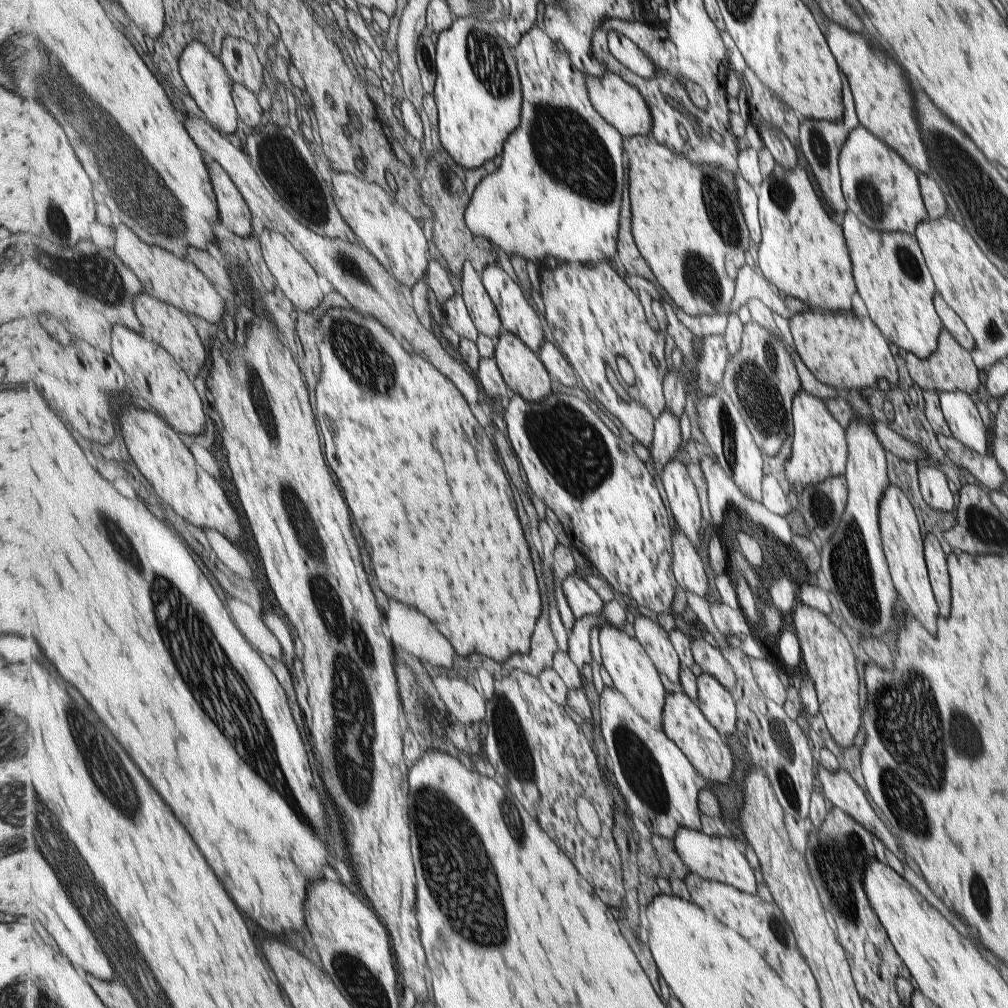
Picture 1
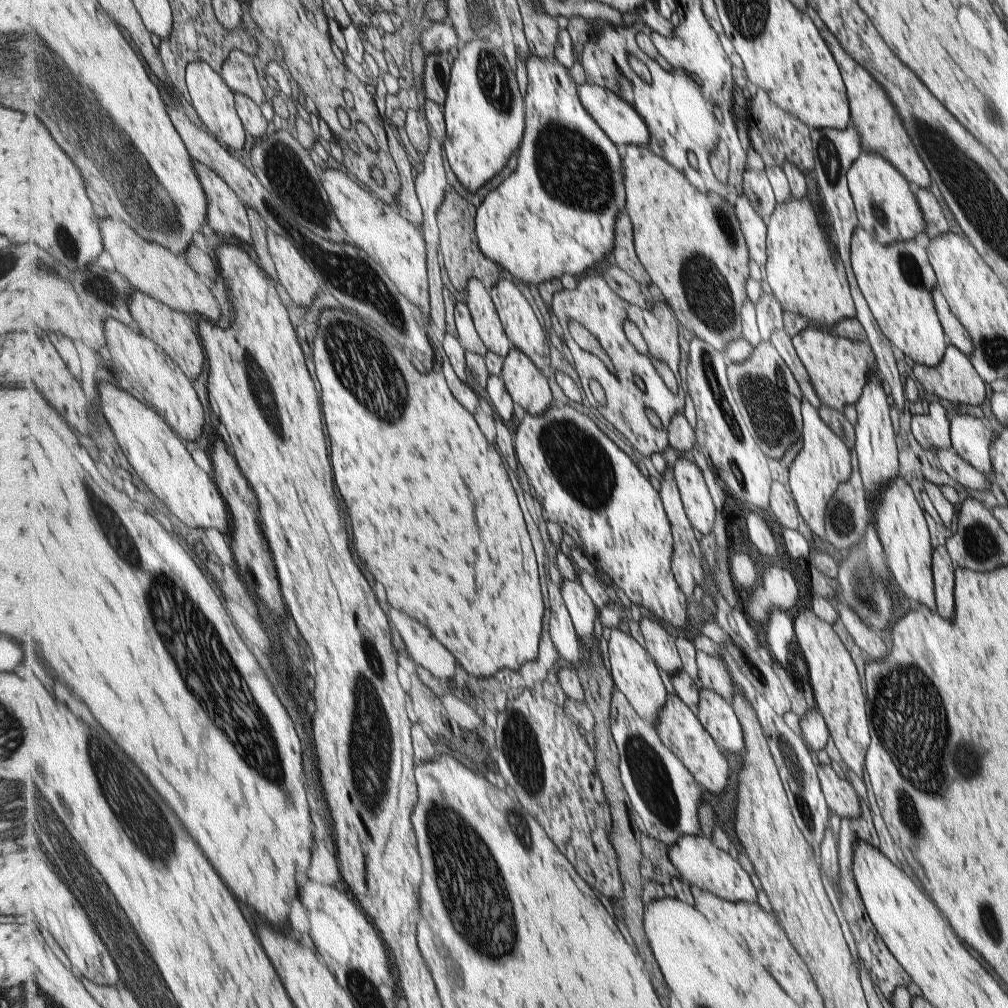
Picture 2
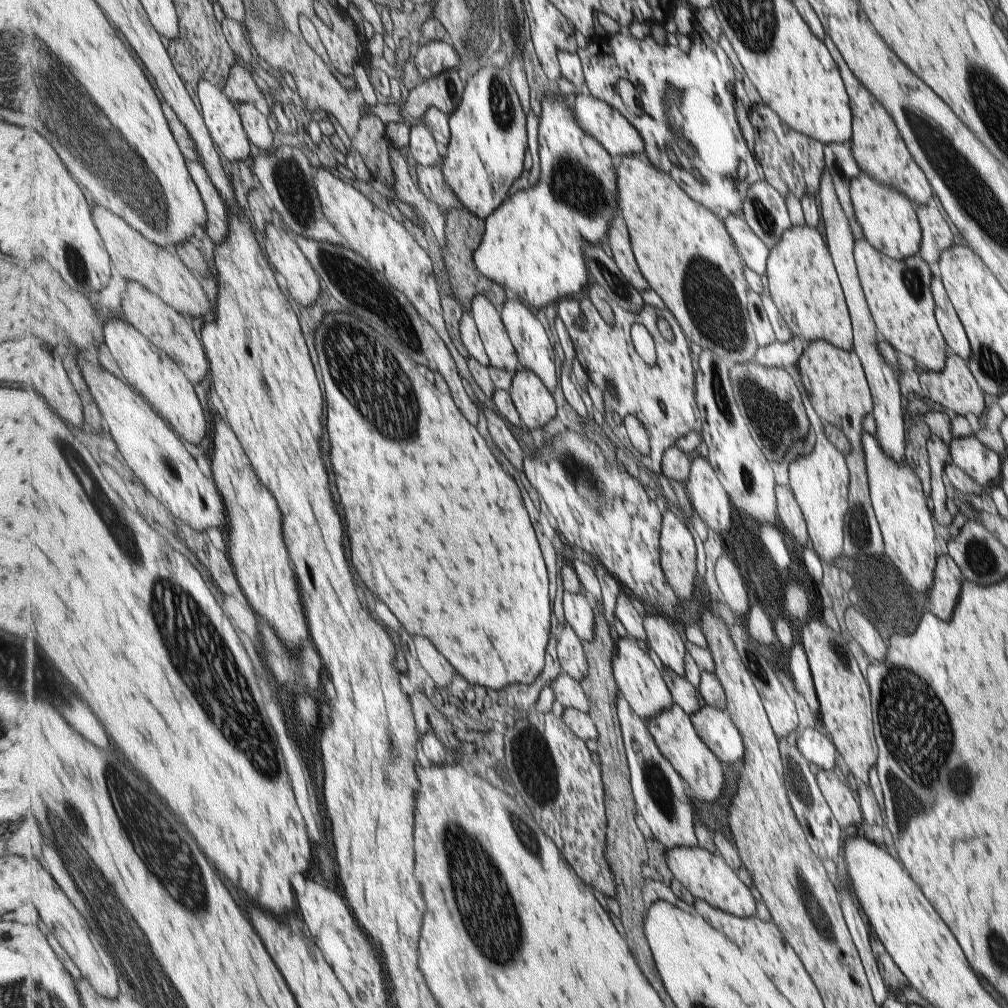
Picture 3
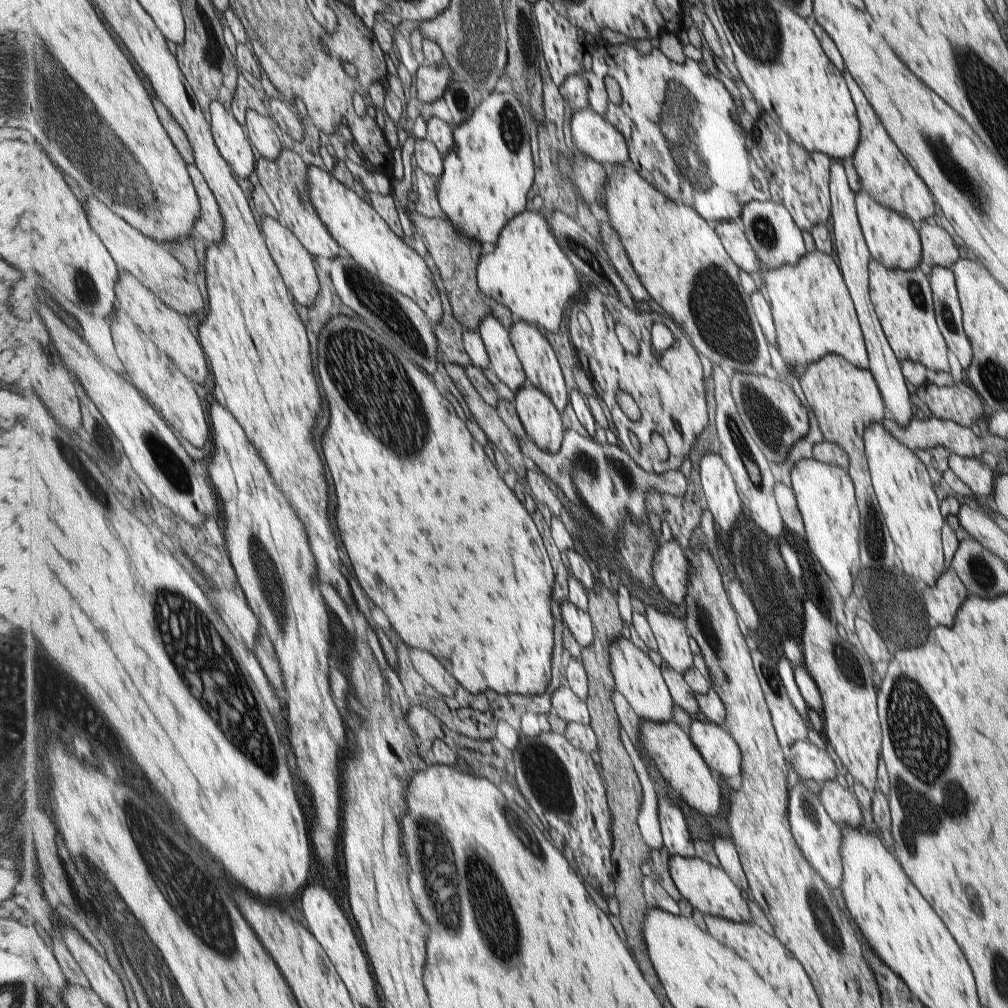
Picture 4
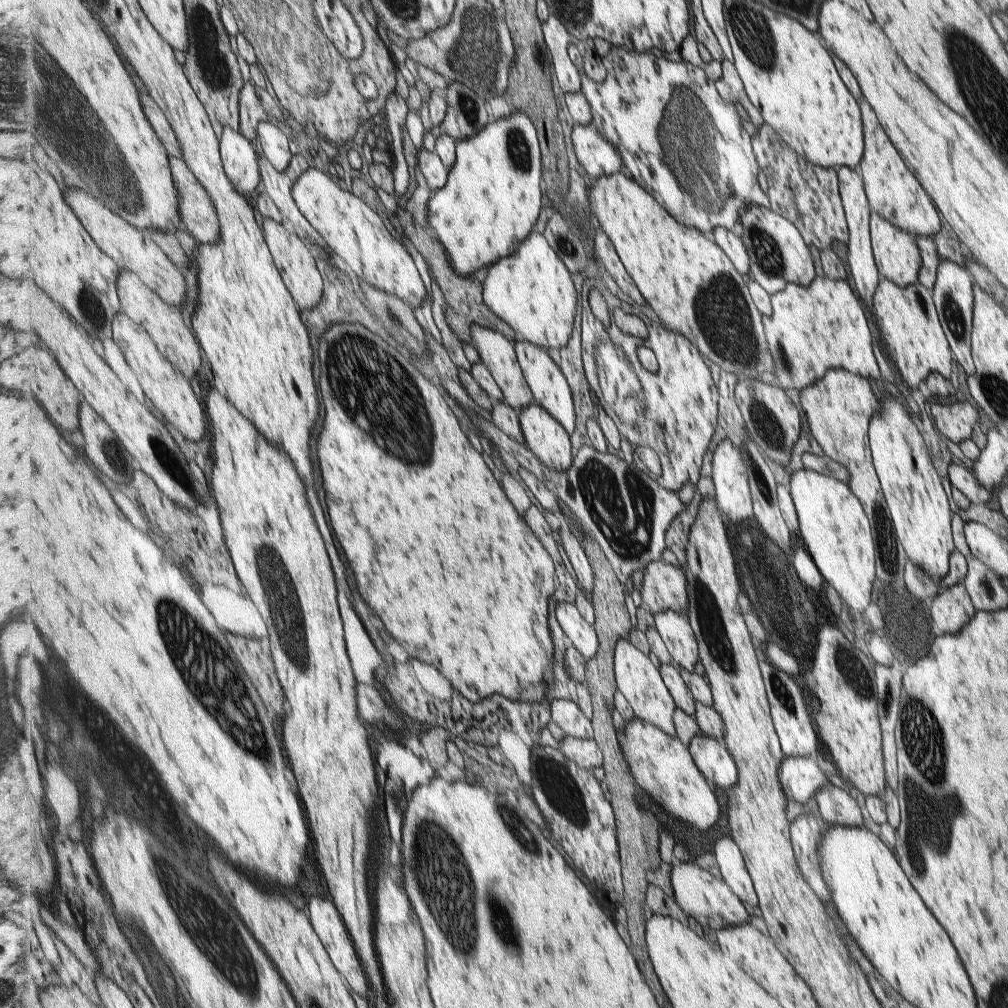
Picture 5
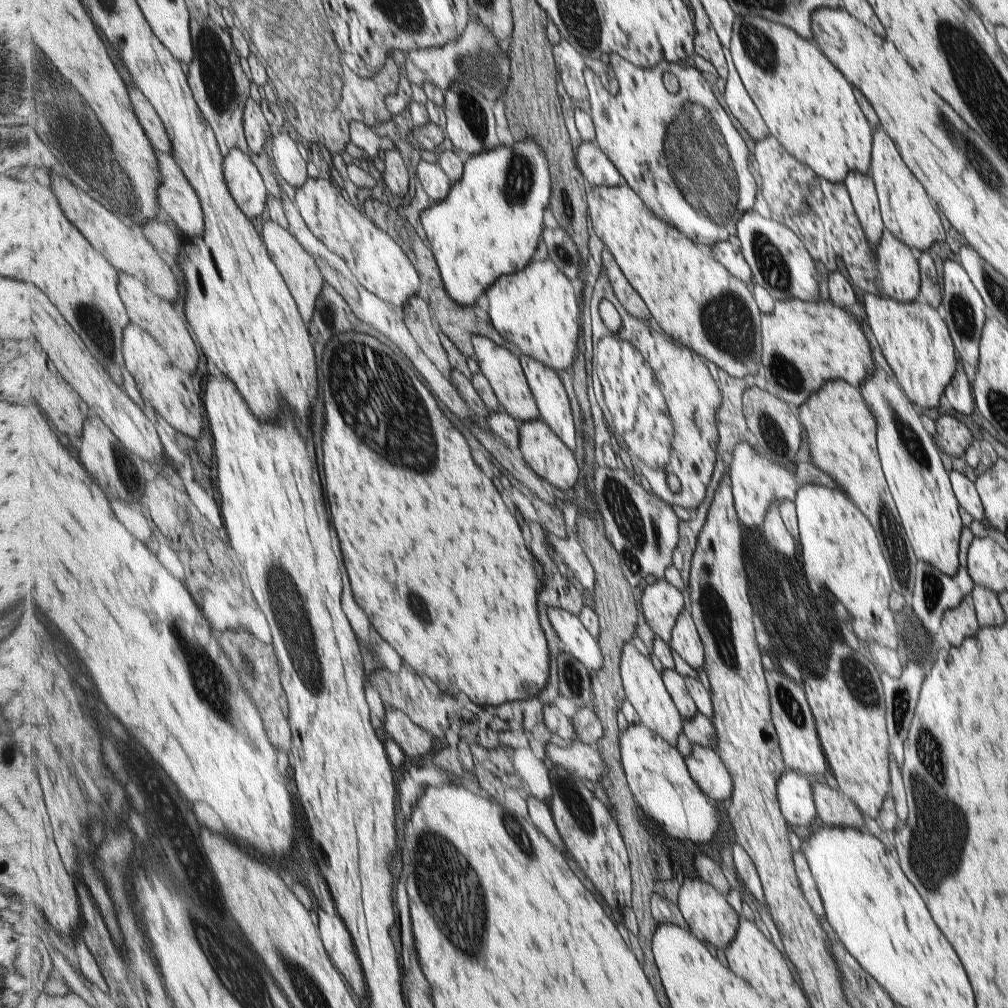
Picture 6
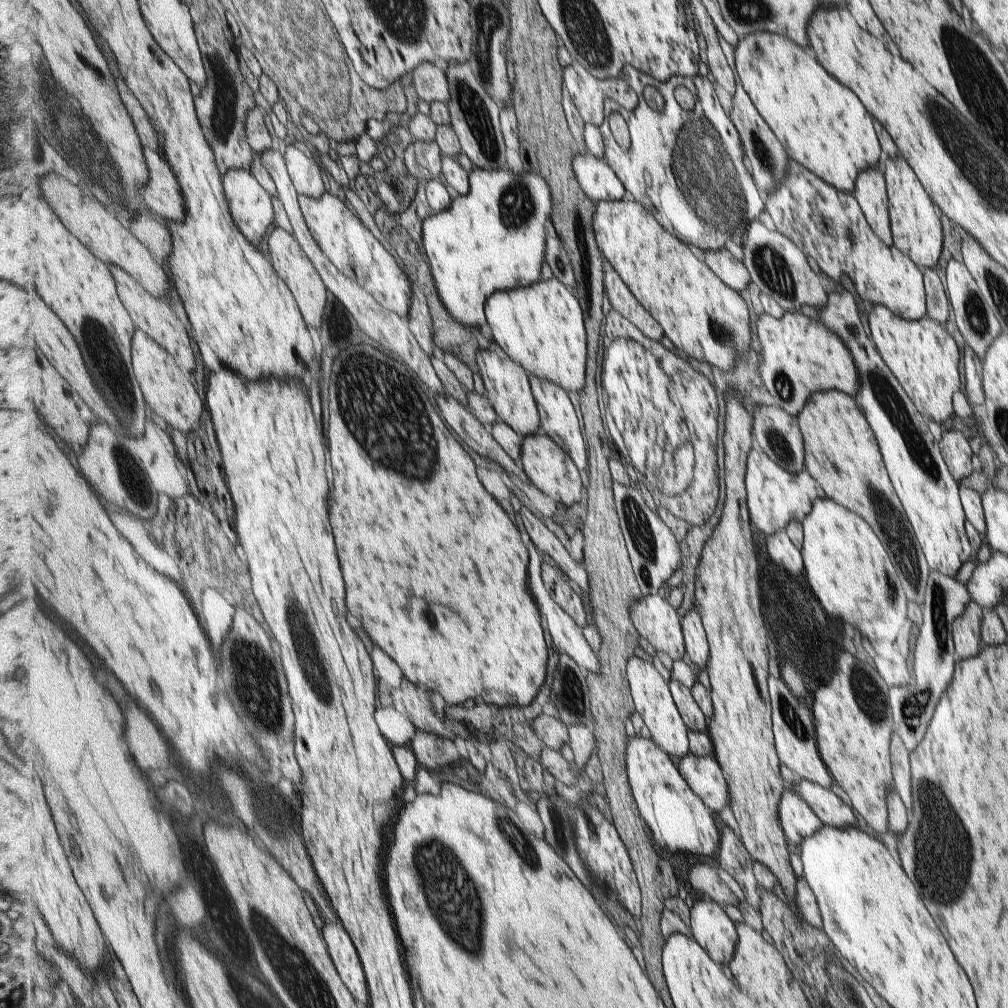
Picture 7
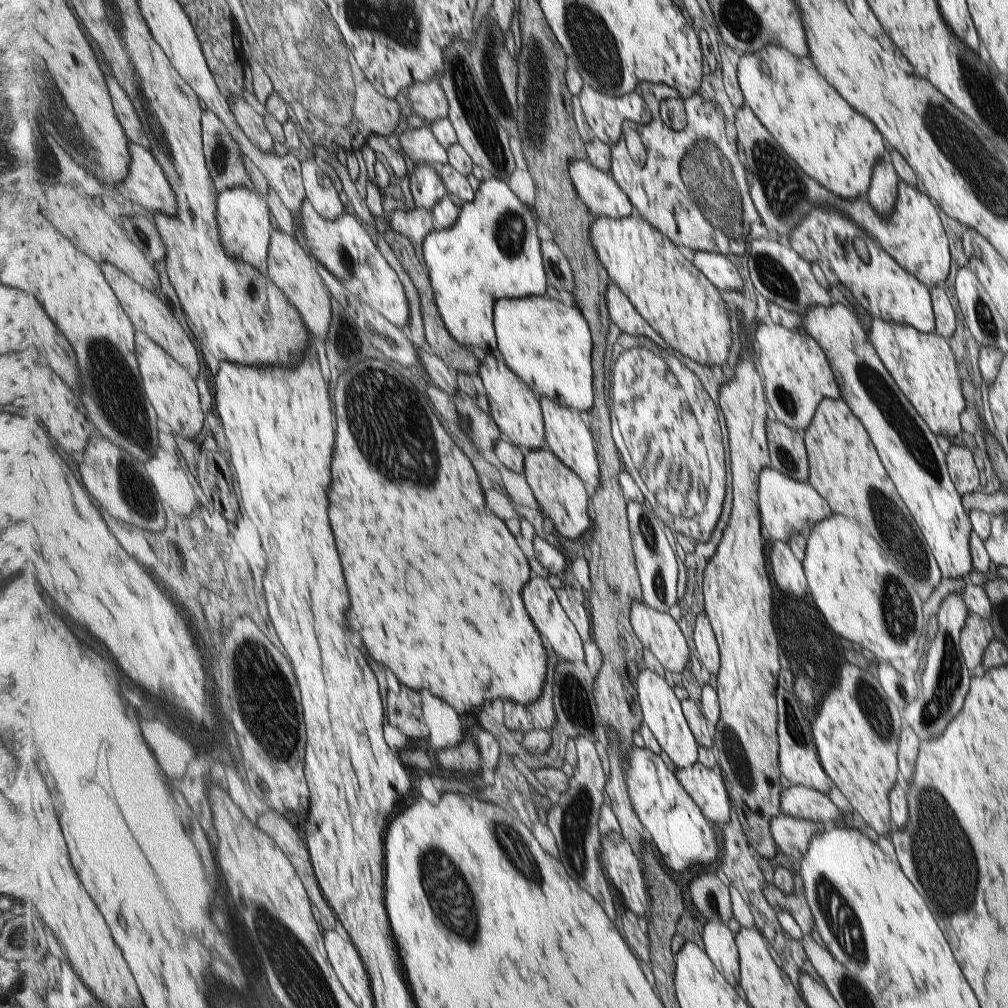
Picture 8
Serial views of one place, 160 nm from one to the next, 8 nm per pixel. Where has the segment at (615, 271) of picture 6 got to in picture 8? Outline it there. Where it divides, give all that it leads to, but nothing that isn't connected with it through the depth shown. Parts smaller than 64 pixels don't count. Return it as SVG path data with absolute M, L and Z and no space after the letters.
M610 282L606 298L612 322L620 331L627 332L631 336L647 336L660 348L670 350L665 338L643 318L633 302L629 300L629 296L615 282Z

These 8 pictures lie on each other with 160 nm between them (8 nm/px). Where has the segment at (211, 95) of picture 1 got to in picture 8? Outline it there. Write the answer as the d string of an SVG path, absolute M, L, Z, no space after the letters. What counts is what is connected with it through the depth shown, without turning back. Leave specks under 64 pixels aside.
M233 186L221 192L218 196L217 219L220 221L221 236L224 237L225 248L229 250L229 256L237 256L239 260L245 258L245 262L253 264L259 268L260 272L268 273L269 246L272 243L273 219L270 212L267 198L254 188L245 188L245 186Z

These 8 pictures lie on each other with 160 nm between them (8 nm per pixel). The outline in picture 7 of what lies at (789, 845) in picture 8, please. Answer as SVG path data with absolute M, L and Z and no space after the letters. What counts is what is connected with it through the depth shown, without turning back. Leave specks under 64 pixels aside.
M787 788L780 798L778 821L785 840L793 846L799 846L805 837L817 832L822 825L807 803Z

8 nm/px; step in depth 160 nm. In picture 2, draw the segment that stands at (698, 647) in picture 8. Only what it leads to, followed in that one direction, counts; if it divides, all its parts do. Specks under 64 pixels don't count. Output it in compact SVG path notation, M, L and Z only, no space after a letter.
M652 616L641 618L639 626L650 655L662 670L670 676L681 672L684 664L676 643L677 637L671 636Z

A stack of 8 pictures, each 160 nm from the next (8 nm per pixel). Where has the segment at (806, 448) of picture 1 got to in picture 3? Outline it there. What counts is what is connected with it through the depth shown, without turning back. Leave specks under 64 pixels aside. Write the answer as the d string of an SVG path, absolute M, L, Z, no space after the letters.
M809 399L803 402L803 406L809 424L815 431L816 439L810 453L789 463L789 487L801 511L809 546L825 564L833 564L843 552L843 516L847 512L847 466L841 453L823 435L823 428L821 428L823 422L814 408L809 406Z

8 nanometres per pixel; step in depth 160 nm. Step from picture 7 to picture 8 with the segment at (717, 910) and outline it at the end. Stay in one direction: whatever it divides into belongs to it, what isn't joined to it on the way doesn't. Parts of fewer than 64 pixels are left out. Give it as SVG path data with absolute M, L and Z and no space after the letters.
M708 916L702 928L701 940L709 960L734 987L739 981L739 968L731 931L723 921Z

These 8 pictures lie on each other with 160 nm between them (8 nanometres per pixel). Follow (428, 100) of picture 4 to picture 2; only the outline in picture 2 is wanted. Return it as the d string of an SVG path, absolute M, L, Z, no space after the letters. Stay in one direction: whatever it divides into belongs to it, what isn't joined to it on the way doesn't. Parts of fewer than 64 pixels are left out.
M450 21L433 23L418 39L427 55L449 55L451 48L458 48L460 43L457 31Z

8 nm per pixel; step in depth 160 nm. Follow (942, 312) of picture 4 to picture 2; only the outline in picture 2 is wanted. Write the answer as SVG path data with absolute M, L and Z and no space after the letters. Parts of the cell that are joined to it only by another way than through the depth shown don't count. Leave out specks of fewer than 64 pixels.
M932 288L931 298L933 298L933 308L935 309L938 321L941 322L941 328L945 333L945 338L947 338L950 344L957 348L961 354L969 357L972 351L972 340L964 331L963 326L959 324L957 318L955 318L949 310L941 291L938 288Z

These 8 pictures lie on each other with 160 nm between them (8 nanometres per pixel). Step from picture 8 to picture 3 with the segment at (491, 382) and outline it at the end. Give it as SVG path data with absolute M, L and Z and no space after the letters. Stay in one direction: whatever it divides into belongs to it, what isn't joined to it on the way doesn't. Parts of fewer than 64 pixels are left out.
M485 295L474 298L471 313L492 365L515 376L521 370L520 359L512 336L509 336L508 328L504 325L502 314Z

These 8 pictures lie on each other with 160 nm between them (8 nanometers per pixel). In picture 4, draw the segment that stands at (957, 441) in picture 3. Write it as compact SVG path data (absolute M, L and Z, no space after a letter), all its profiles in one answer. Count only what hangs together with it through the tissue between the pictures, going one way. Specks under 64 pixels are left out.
M955 453L948 456L948 469L969 487L973 497L991 495L993 476L991 470L980 459L960 457Z

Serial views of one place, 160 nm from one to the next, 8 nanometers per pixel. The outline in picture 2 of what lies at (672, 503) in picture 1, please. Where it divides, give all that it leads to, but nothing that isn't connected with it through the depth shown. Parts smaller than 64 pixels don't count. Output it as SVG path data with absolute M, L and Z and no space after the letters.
M680 457L674 464L674 475L678 487L680 488L682 501L684 502L684 507L688 514L691 526L695 531L699 532L700 539L709 537L714 525L715 507L713 506L711 496L707 491L707 486L703 481L701 471L693 461L689 461L685 457Z

